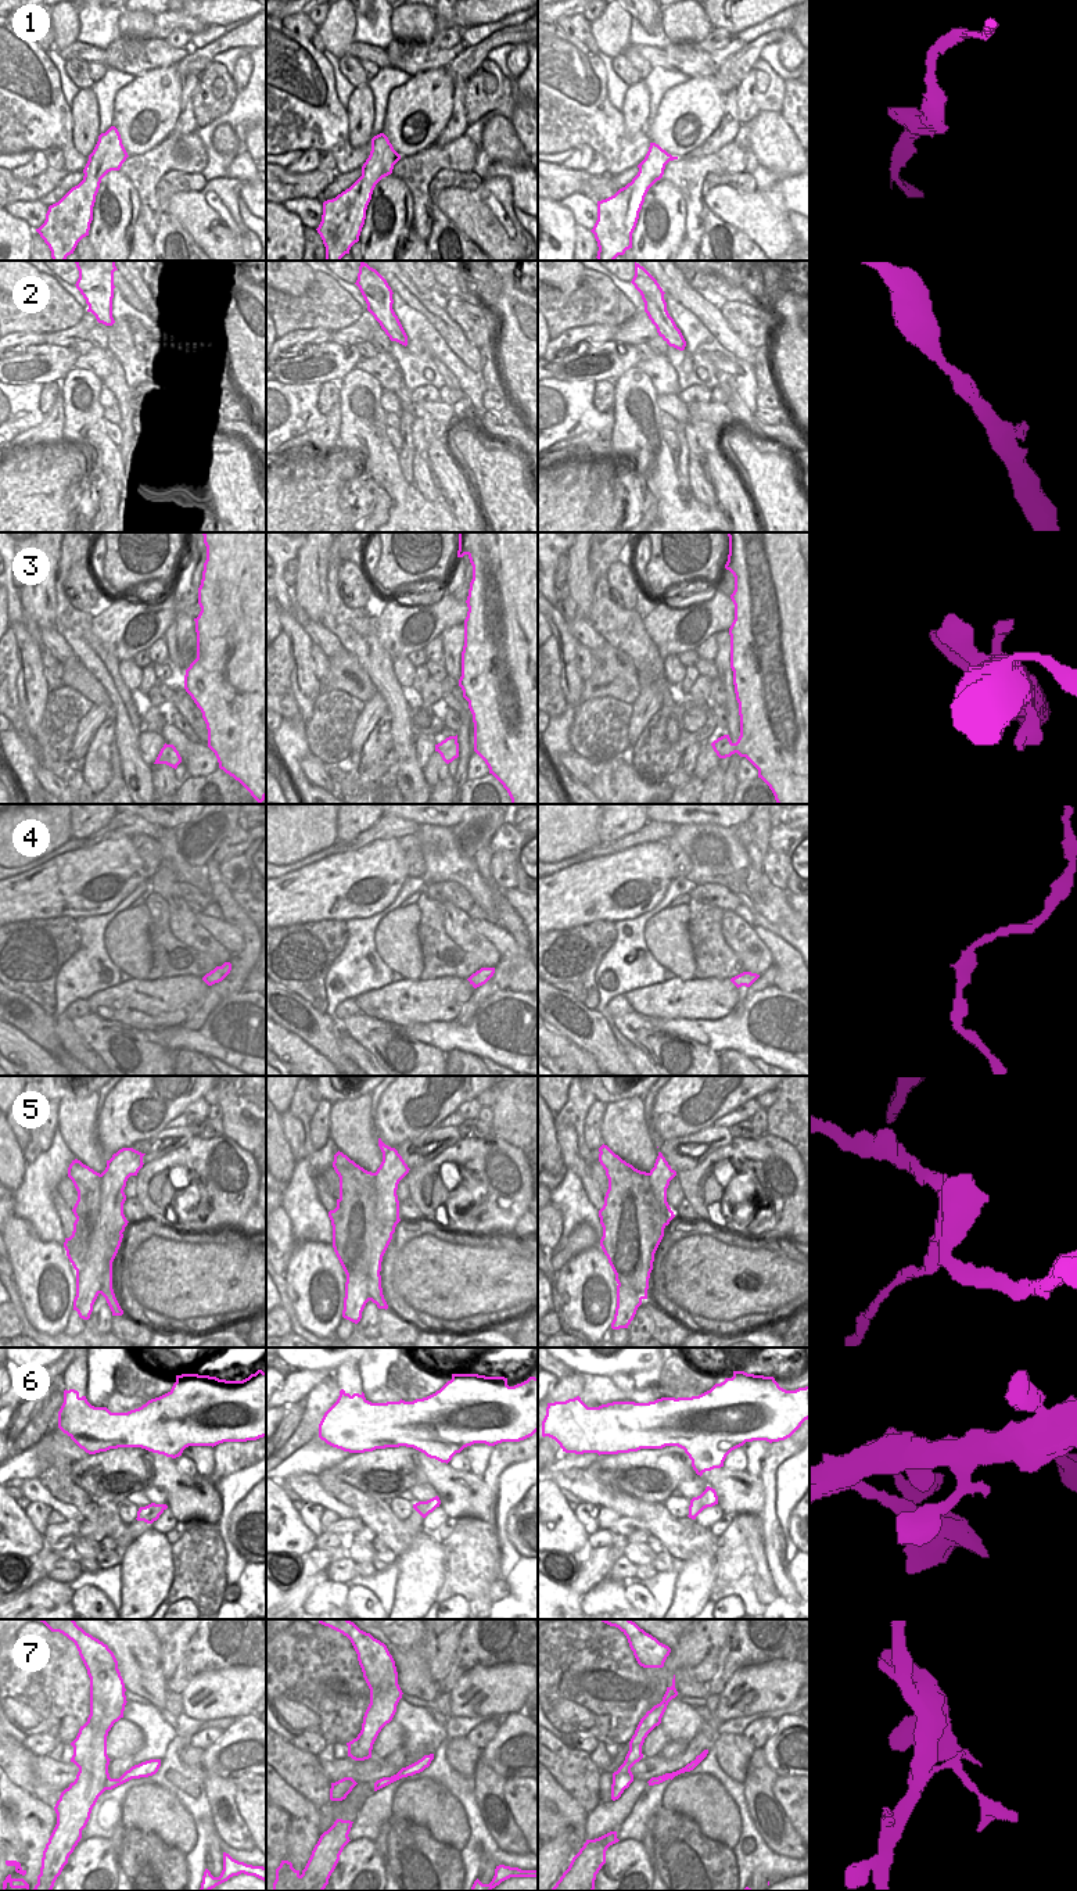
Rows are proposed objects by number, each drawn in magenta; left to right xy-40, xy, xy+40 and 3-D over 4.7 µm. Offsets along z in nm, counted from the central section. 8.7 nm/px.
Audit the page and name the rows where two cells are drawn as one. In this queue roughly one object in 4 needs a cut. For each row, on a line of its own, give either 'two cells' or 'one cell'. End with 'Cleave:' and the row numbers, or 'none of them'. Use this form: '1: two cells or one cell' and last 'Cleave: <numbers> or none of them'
1: one cell
2: one cell
3: one cell
4: one cell
5: two cells
6: one cell
7: one cell
Cleave: 5

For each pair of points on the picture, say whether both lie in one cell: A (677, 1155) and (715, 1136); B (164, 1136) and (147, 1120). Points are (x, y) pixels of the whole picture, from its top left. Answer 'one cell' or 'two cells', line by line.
A: one cell
B: two cells

